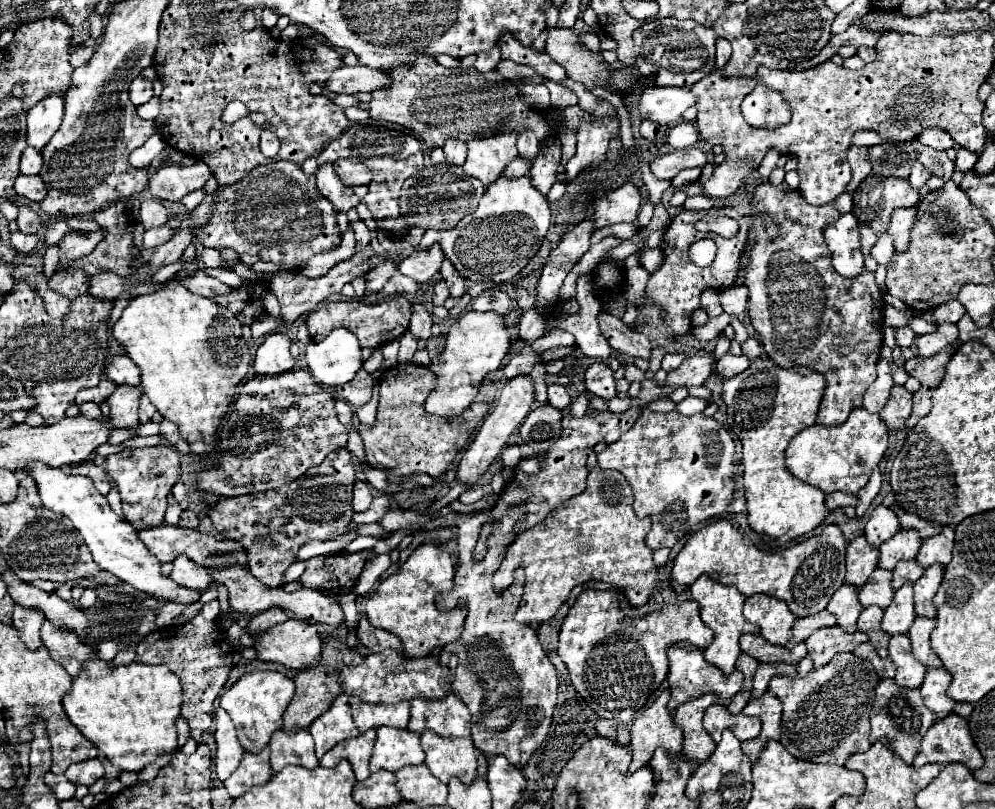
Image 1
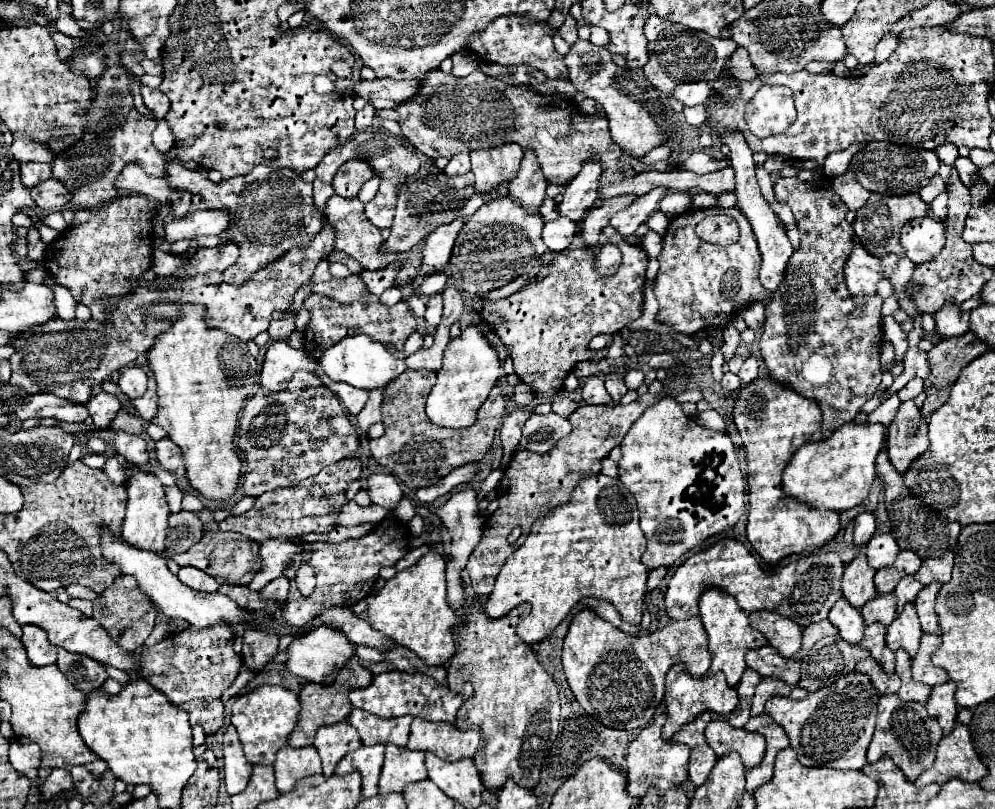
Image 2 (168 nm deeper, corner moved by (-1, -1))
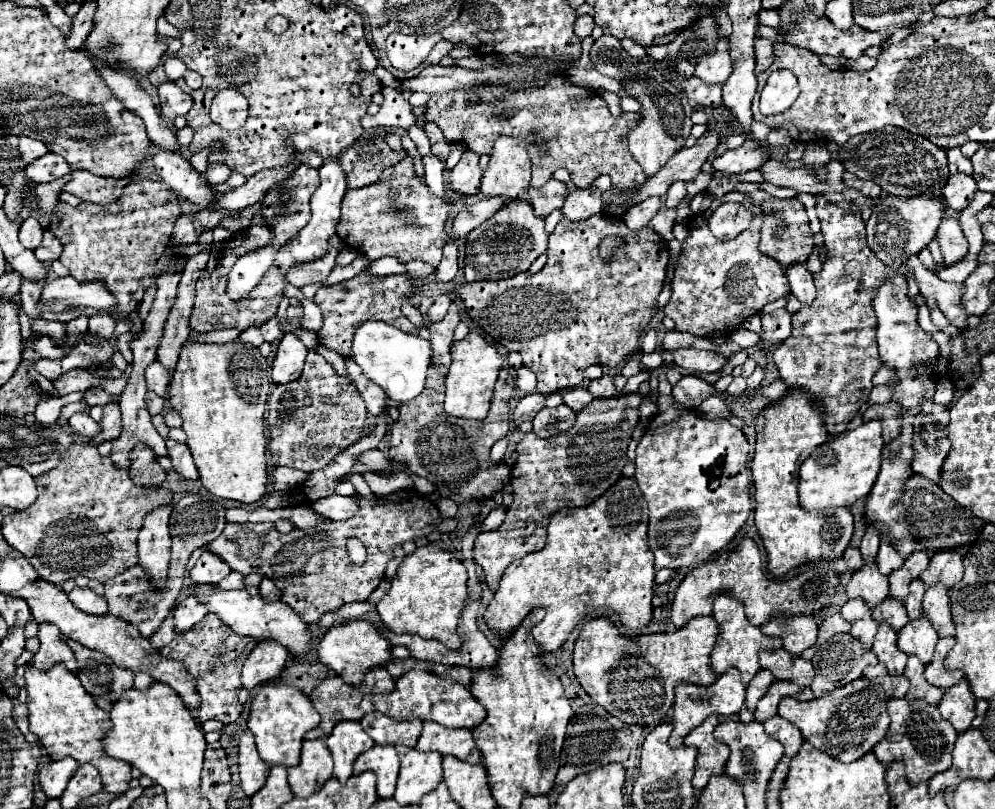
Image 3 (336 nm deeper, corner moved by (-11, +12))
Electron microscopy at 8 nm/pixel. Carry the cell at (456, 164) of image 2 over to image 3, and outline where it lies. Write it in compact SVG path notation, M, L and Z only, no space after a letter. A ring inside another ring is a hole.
M465 149L461 161L451 169L449 175L449 189L463 193L463 195L473 195L479 189L481 181L481 169L479 169L479 153Z

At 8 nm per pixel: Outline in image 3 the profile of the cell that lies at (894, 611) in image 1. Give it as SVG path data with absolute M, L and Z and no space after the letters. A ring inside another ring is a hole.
M921 615L919 619L909 621L899 633L897 633L897 645L907 655L917 655L923 663L929 663L933 657L933 649L939 635L933 629L931 621Z

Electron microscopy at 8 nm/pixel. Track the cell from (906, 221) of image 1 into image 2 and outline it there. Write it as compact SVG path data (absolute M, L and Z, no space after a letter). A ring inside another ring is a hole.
M929 216L927 218L917 218L903 228L901 244L905 248L907 258L913 260L915 264L929 262L945 246L943 224L929 218Z

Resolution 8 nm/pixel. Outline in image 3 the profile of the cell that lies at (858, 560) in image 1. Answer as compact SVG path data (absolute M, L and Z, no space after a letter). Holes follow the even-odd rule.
M865 561L863 567L853 571L847 587L847 597L863 597L865 603L873 609L889 595L889 581L885 575L879 573L875 561Z

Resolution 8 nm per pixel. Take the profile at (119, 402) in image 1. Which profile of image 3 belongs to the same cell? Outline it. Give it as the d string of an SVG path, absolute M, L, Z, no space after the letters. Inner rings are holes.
M137 443L131 451L131 467L129 471L133 473L133 481L143 483L143 485L161 485L165 481L165 471L163 467L157 463L157 457L153 453L153 449L149 449L143 443Z

